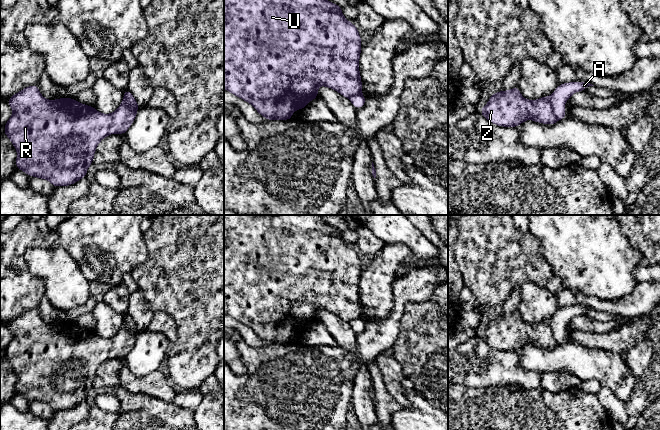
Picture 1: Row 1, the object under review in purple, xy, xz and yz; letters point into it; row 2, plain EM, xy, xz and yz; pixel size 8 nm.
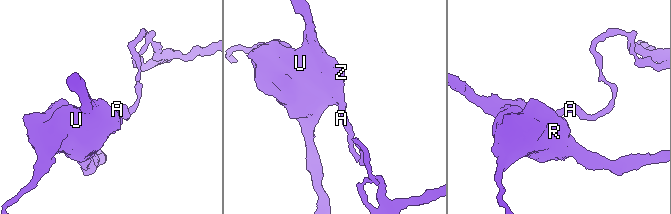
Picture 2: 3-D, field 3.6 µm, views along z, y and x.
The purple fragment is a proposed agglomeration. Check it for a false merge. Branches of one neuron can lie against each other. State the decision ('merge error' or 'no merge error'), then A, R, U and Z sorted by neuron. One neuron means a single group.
merge error; A / R U Z

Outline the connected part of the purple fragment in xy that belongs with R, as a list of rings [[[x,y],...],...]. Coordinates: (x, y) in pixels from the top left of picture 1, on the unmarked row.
[[[38,309],[25,311],[6,326],[12,332],[13,338],[4,349],[4,358],[18,377],[15,384],[16,391],[28,400],[48,404],[54,411],[70,410],[86,401],[100,365],[111,358],[124,359],[136,342],[136,337],[131,334],[125,320],[115,336],[103,338],[93,330],[81,328],[68,321],[47,324],[41,319]]]

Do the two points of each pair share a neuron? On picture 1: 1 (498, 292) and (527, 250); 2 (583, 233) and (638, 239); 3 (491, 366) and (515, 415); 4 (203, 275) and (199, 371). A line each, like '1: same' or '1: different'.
1: same
2: different
3: different
4: same

